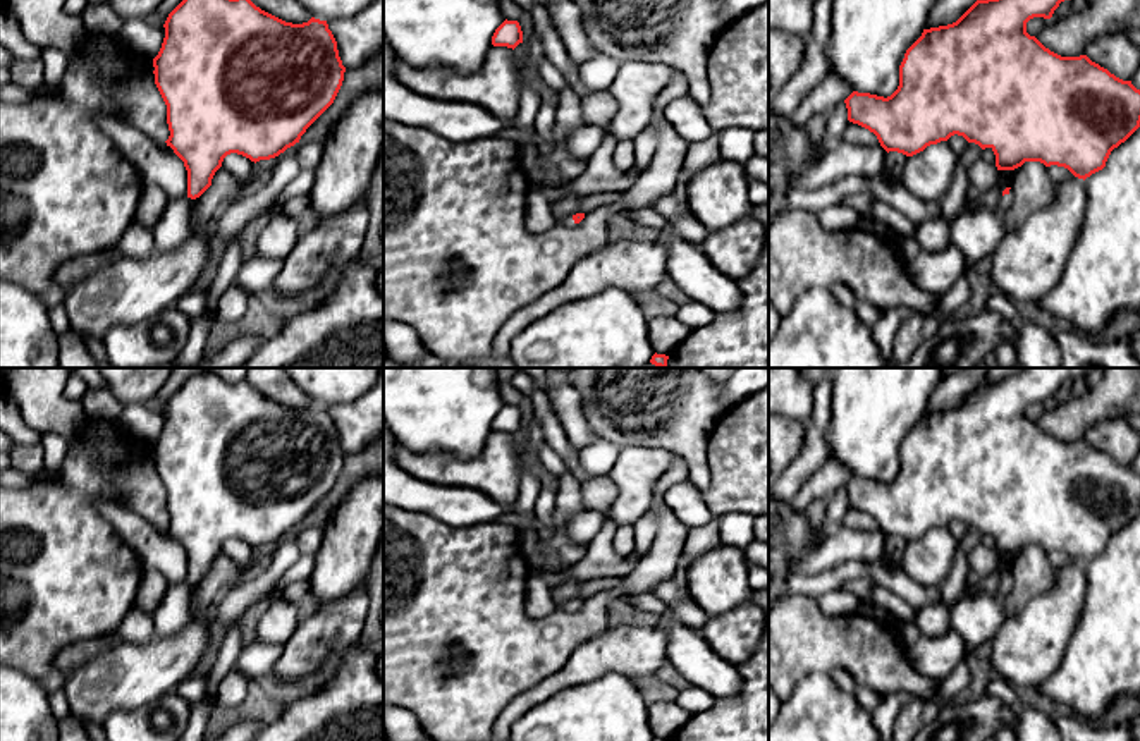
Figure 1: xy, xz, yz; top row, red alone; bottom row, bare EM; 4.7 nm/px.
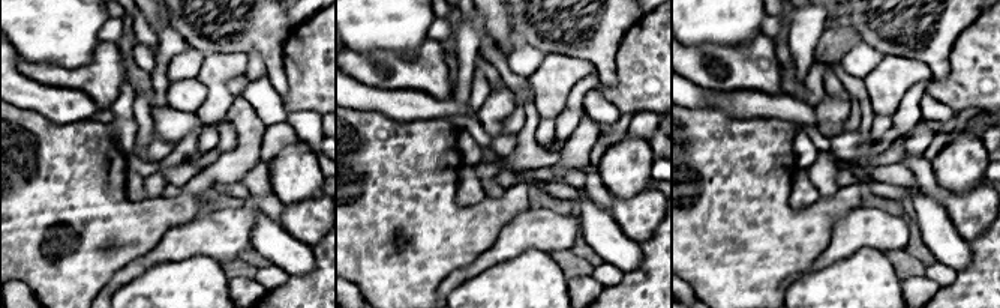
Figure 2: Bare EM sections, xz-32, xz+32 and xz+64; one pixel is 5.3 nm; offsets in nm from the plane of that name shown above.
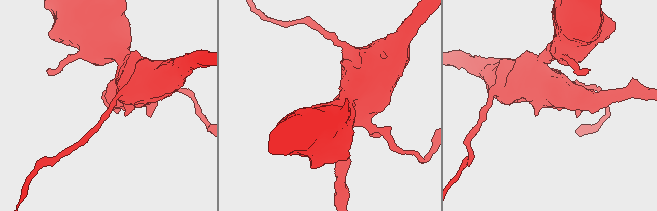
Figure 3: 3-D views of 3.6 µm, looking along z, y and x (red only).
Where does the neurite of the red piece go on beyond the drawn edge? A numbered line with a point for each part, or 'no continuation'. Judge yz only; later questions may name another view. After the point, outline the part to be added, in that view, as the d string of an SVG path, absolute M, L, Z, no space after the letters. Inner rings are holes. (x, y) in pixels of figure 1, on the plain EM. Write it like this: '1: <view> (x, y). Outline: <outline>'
1: yz (977, 616). Outline: M1004 579L996 595L985 593L980 586L966 588L963 598L949 605L951 629L966 645L966 657L956 669L939 681L934 703L944 705L956 696L970 681L968 657L985 641L990 641L1001 624L1008 619L1004 600L1009 593L1009 579Z

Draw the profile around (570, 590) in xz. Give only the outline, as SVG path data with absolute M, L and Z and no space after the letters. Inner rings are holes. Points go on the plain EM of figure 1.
M564 581L552 588L552 598L557 609L562 609L566 602L573 602L576 598L583 598L581 586L578 581Z

